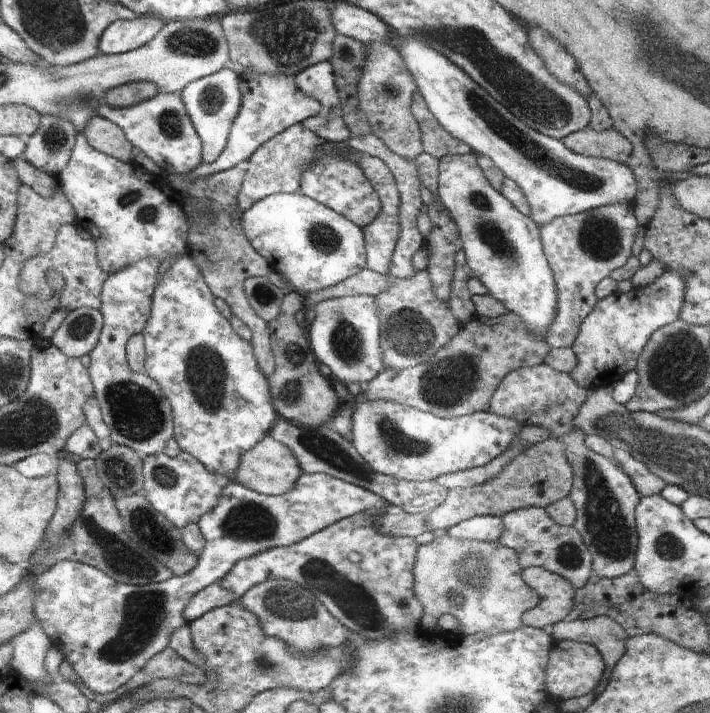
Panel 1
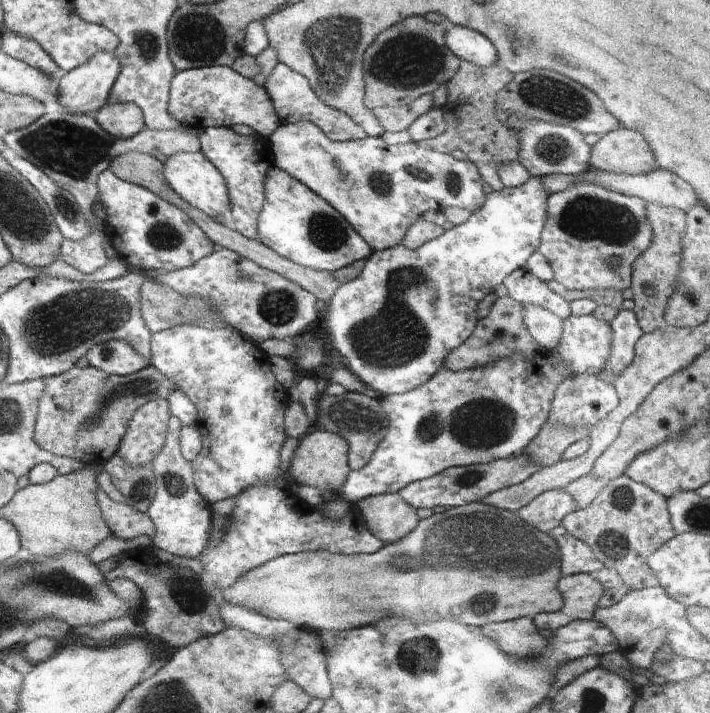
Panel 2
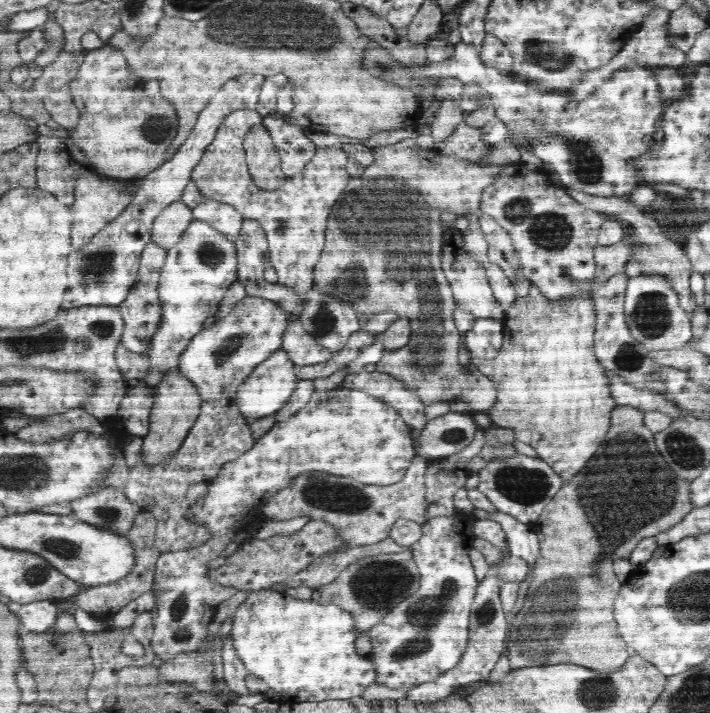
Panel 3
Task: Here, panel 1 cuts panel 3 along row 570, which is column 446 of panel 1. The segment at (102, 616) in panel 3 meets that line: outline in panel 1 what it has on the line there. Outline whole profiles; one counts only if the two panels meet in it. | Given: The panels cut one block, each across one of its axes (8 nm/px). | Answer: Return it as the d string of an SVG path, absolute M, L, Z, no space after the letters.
M416 89L412 104L412 114L418 121L421 130L421 143L423 151L442 158L446 155L463 155L471 151L468 144L454 138L429 111L424 97L420 96Z

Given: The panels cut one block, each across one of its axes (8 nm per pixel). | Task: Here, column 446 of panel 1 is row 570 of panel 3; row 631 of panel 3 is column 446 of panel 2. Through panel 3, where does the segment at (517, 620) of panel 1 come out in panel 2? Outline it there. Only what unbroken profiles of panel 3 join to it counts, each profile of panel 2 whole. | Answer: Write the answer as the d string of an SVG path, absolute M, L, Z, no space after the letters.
M471 502L470 504L463 504L457 507L447 508L444 512L434 513L428 518L419 519L418 524L416 524L416 528L410 532L410 534L406 534L404 538L400 538L400 540L396 540L396 542L388 542L388 544L384 544L380 550L376 551L373 554L364 554L364 556L352 556L352 558L348 558L348 556L336 556L336 554L324 554L324 552L302 552L302 554L290 554L290 556L280 556L280 558L274 558L272 562L268 562L268 564L264 564L264 566L260 566L260 568L256 568L256 570L252 570L252 572L248 572L244 578L240 578L240 580L236 580L235 584L232 584L228 589L224 590L215 590L213 587L207 586L208 589L211 588L213 594L216 599L222 601L226 604L238 604L237 607L246 606L246 608L251 608L254 612L258 612L258 614L262 614L262 616L268 618L286 618L290 624L295 624L296 626L300 626L300 628L307 629L318 629L318 628L328 628L328 630L334 630L334 632L338 632L338 630L350 630L352 626L364 626L364 622L372 622L372 616L384 616L384 614L406 614L406 616L410 616L410 618L416 618L416 620L436 620L436 618L452 618L452 620L456 620L456 622L460 622L460 624L472 624L472 626L484 626L484 624L488 624L488 622L500 622L500 620L514 620L514 618L520 618L520 616L524 616L524 614L528 614L528 618L536 619L538 616L541 616L544 613L555 613L558 614L559 610L562 608L564 604L564 600L562 598L562 594L558 590L558 579L561 577L560 575L560 548L558 548L558 544L554 542L554 538L552 536L548 536L548 534L544 534L542 530L538 530L538 528L534 528L534 526L530 526L530 524L526 524L526 522L522 522L514 512L510 512L508 510L500 510L500 508L494 508L494 506L490 506L490 504L484 504L484 502Z

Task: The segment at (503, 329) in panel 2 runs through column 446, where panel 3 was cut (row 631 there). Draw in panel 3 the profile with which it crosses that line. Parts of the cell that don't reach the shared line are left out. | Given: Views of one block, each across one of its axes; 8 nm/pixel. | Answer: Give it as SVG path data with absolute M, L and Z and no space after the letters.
M411 550L397 553L375 554L350 563L332 582L313 589L311 599L318 604L333 602L353 616L354 628L366 634L378 624L386 612L396 608L418 590L420 573Z

